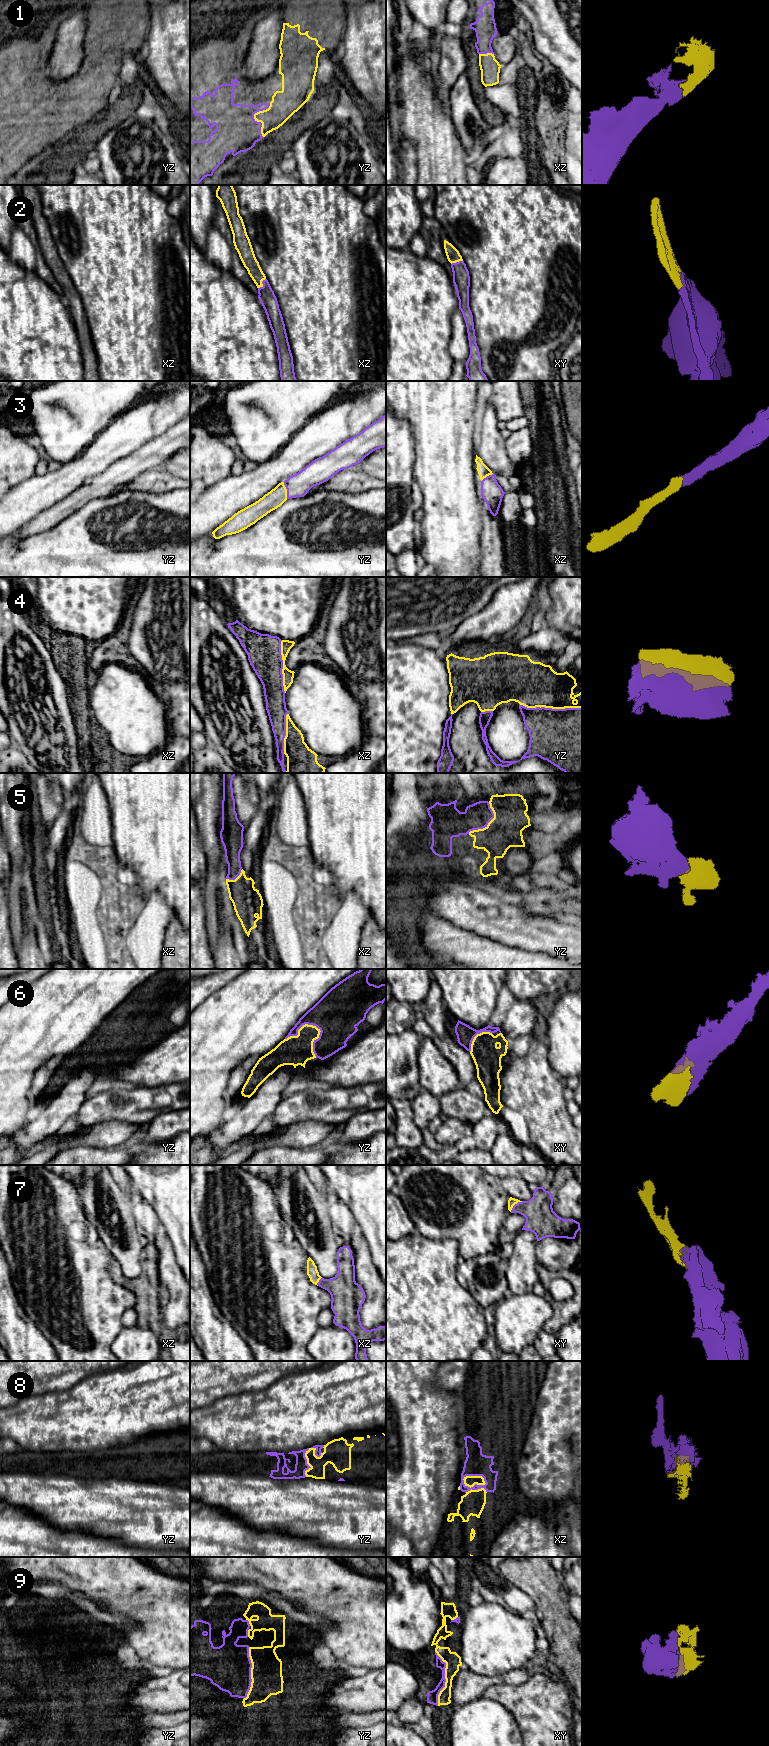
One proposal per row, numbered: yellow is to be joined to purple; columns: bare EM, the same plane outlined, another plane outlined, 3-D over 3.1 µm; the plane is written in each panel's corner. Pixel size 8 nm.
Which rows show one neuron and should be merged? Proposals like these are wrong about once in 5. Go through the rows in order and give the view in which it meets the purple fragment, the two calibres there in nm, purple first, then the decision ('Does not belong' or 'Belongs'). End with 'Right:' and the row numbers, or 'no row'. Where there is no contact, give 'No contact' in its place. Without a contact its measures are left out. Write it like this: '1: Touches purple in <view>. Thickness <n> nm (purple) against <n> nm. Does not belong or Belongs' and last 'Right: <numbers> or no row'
1: Touches purple in yz. Thickness 340 nm (purple) against 200 nm. Belongs
2: Touches purple in xz. Thickness 130 nm (purple) against 120 nm. Belongs
3: Touches purple in yz. Thickness 190 nm (purple) against 150 nm. Belongs
4: Touches purple in yz. Thickness 440 nm (purple) against 360 nm. Belongs
5: Touches purple in yz. Thickness 200 nm (purple) against 280 nm. Belongs
6: Touches purple in yz. Thickness 360 nm (purple) against 240 nm. Belongs
7: Touches purple in xy. Thickness 240 nm (purple) against 60 nm. Belongs
8: Touches purple in xz. Thickness 190 nm (purple) against 90 nm. Belongs
9: Touches purple in xy. Thickness 100 nm (purple) against 120 nm. Belongs
Right: 1, 2, 3, 4, 5, 6, 7, 8, 9

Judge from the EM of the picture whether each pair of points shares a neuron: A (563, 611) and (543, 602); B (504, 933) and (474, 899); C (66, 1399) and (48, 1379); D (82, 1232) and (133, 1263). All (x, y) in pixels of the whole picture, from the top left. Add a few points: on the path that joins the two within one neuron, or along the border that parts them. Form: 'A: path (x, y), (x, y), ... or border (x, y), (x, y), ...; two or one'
A: border (549, 587), (552, 607), (546, 614), (545, 625); two
B: path (498, 925), (481, 907); one
C: border (80, 1380), (66, 1389), (37, 1395); two
D: border (93, 1224), (102, 1243), (113, 1256); two

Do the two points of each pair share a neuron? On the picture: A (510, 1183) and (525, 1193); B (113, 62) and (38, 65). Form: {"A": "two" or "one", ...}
{"A": "one", "B": "one"}

